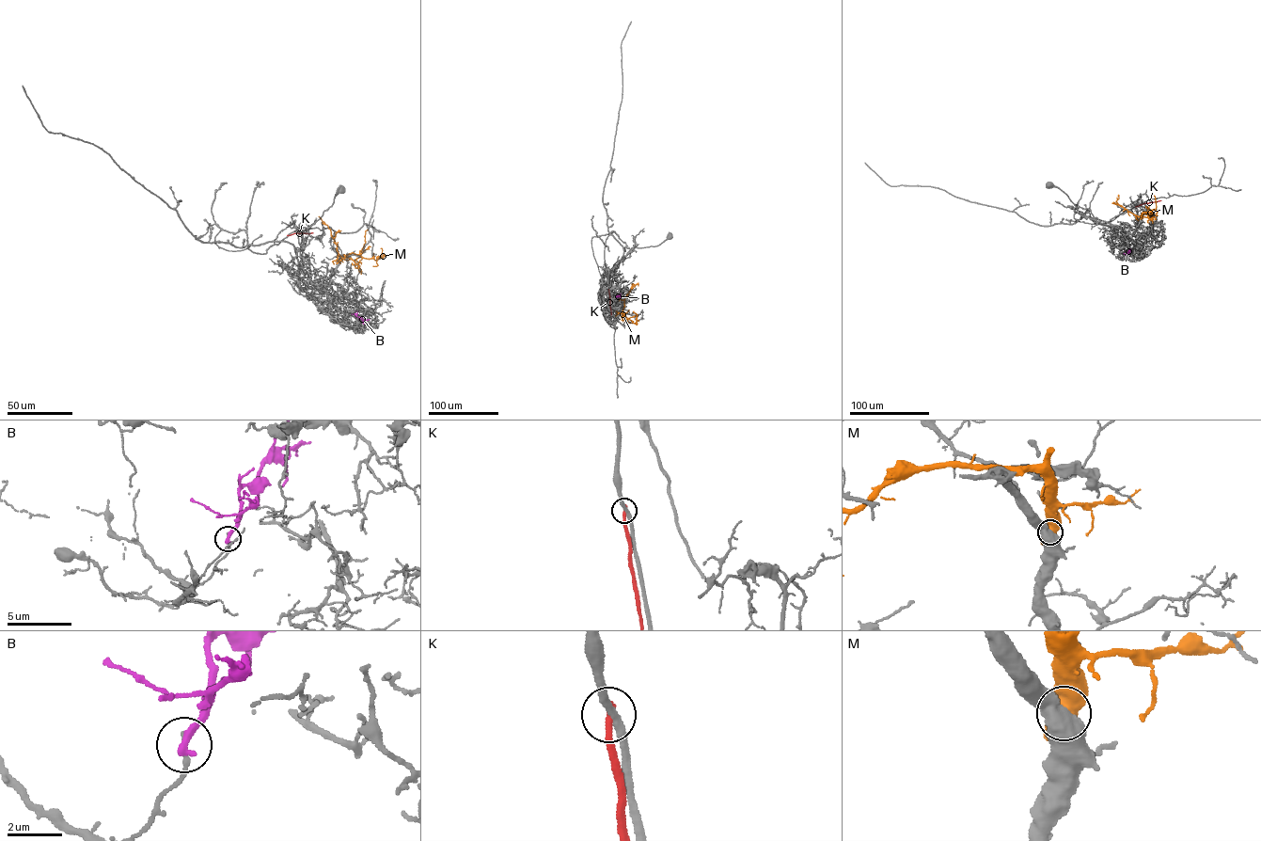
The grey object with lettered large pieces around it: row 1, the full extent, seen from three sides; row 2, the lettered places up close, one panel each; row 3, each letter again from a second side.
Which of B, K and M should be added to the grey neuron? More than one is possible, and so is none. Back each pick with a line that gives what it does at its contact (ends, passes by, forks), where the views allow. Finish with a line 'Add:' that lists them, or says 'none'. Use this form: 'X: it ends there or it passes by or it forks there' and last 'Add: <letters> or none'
Add: none

